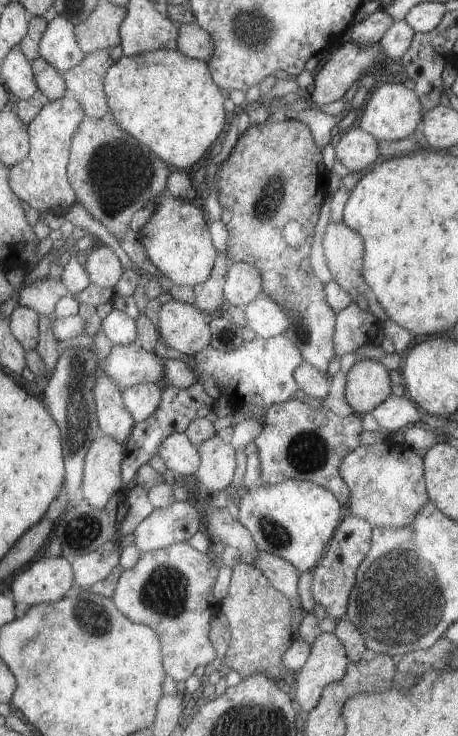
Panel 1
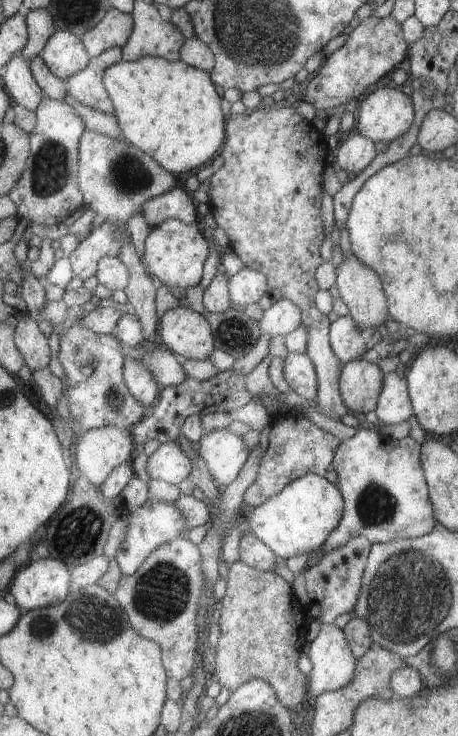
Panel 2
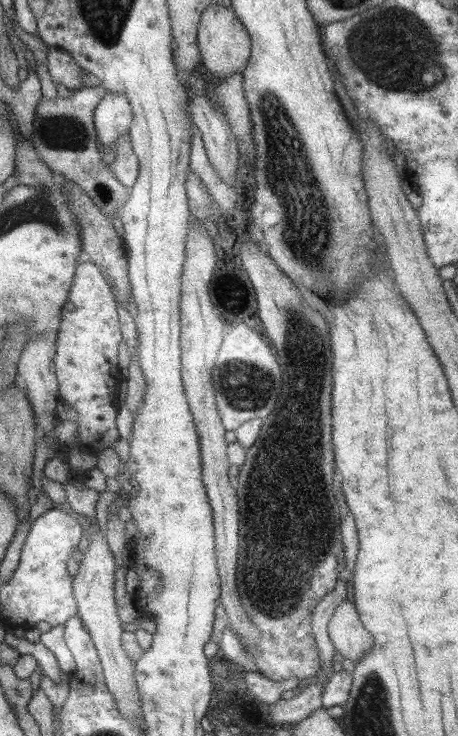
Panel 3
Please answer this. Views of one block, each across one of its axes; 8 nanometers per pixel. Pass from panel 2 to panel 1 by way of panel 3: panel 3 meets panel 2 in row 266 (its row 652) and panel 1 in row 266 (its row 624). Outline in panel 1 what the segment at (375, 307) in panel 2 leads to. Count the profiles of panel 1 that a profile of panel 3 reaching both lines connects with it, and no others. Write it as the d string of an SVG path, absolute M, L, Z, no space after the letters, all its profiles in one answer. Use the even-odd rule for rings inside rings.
M330 220L323 238L323 249L333 281L337 282L342 290L345 290L355 302L361 296L366 296L366 298L372 297L371 288L362 274L363 260L365 259L365 244L360 234L354 232L349 226L346 226L343 220L337 224Z

